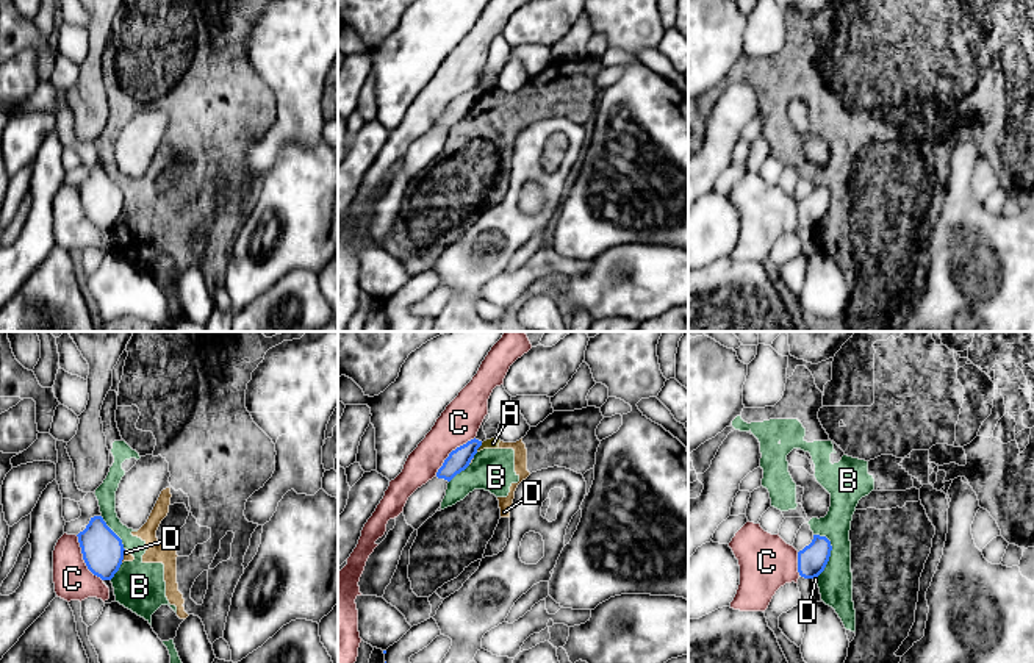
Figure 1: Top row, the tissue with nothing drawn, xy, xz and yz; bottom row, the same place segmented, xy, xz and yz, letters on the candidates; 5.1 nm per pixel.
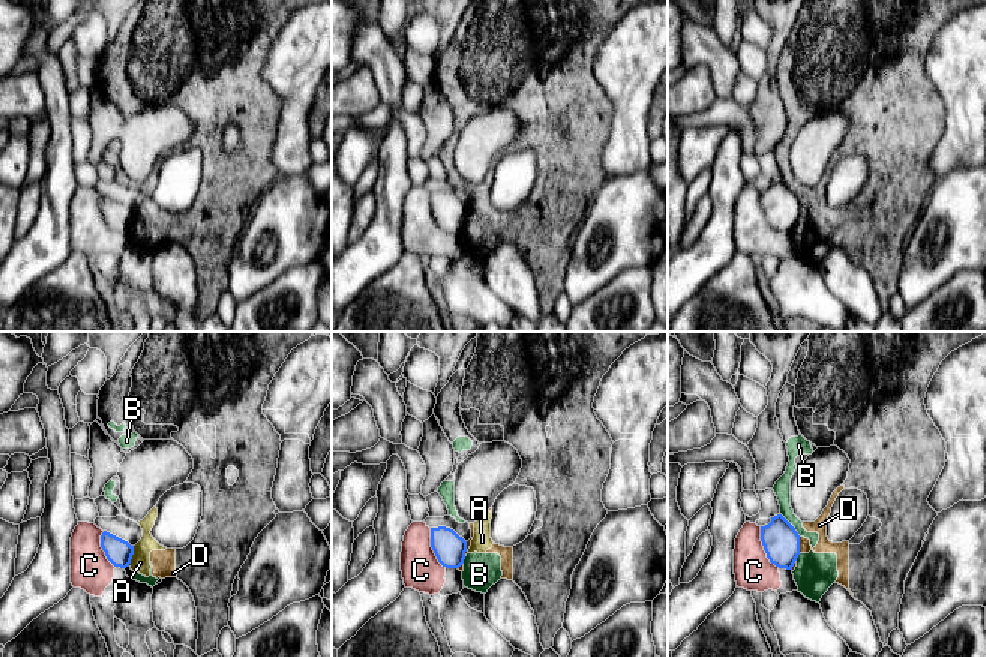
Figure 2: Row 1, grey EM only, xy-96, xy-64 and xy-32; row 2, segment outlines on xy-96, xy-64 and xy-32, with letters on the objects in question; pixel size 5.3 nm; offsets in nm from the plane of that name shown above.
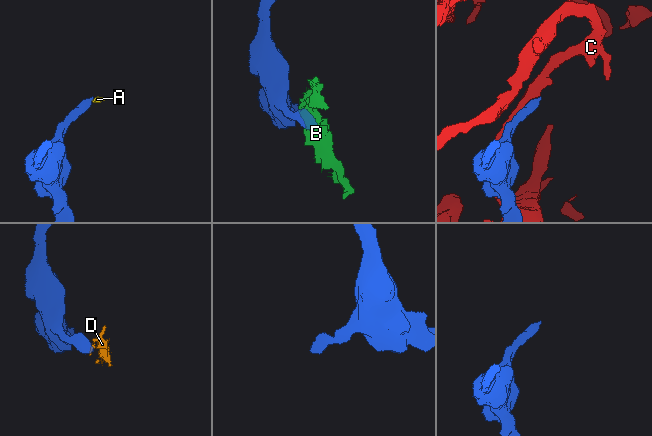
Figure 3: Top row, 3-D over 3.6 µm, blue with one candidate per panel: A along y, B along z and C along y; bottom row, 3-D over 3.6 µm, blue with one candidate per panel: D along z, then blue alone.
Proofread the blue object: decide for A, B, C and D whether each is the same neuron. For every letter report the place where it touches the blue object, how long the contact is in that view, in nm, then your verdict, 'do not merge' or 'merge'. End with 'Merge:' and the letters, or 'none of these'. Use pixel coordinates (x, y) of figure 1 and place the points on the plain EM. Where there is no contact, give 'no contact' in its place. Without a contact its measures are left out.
A: meets blue in xz at (479, 96); contact 60 nm long; do not merge
B: meets blue in yz at (831, 199); contact 220 nm long; do not merge
C: meets blue in xy at (83, 208); contact 280 nm long; do not merge
D: meets blue in xy at (122, 205); contact 80 nm long; do not merge
Merge: none of these

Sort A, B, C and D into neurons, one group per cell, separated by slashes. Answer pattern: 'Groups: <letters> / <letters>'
Groups: A B D / C

